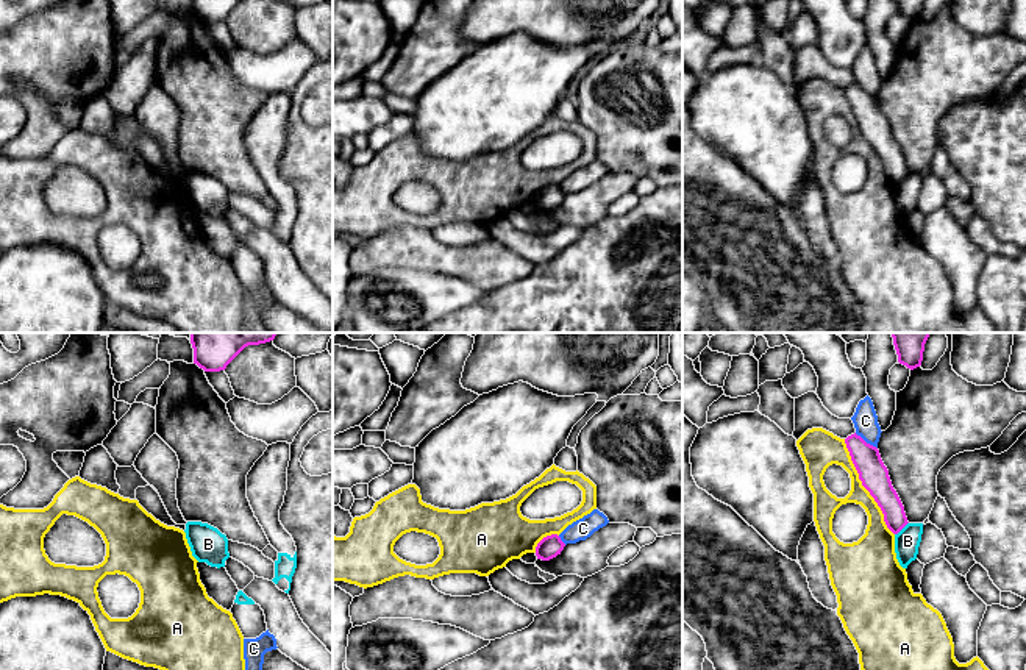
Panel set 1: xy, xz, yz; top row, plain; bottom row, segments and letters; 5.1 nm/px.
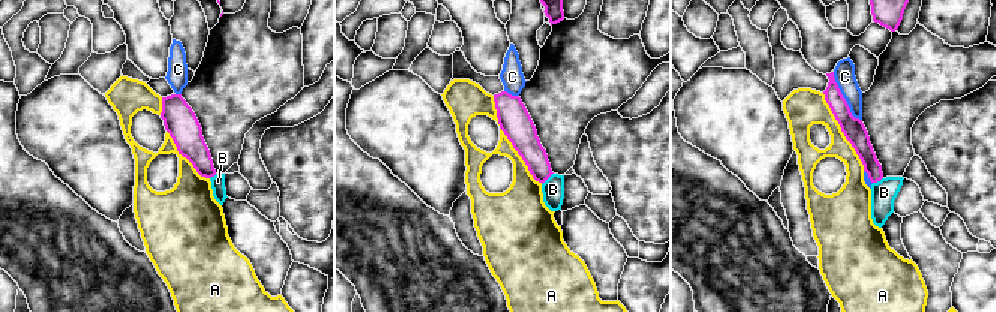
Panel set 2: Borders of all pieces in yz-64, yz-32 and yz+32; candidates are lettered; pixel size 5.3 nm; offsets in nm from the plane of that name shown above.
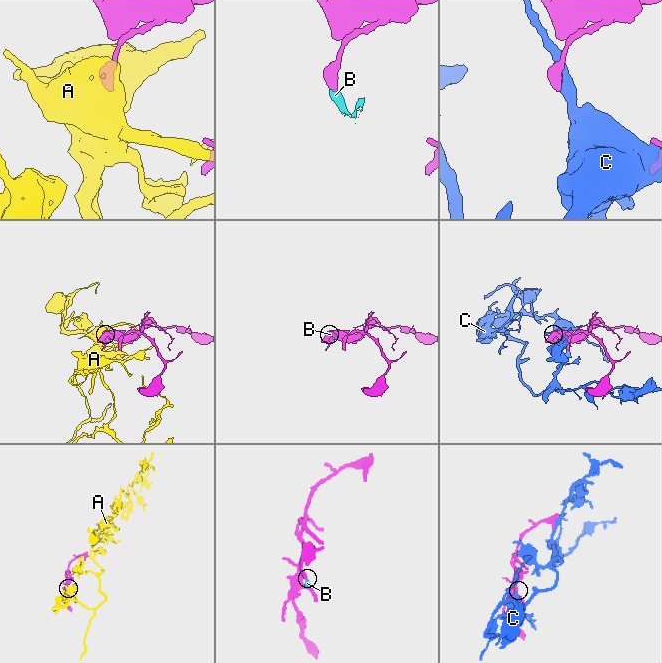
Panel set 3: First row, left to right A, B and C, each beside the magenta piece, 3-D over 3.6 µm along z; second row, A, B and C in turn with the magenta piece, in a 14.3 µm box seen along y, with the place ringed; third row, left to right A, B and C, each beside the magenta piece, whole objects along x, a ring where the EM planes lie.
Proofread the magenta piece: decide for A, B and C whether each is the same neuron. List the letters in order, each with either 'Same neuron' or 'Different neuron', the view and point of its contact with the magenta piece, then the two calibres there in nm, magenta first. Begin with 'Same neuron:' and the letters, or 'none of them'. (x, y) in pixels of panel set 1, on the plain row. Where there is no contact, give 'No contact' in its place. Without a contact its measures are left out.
Same neuron: none of them
A: Different neuron. Touches magenta at yz (864, 136). Thickness 150 nm (magenta) against 140 nm
B: Different neuron. Touches magenta at yz (901, 178). Thickness 130 nm (magenta) against 130 nm
C: Different neuron. Touches magenta at yz (864, 91). Thickness 150 nm (magenta) against 130 nm

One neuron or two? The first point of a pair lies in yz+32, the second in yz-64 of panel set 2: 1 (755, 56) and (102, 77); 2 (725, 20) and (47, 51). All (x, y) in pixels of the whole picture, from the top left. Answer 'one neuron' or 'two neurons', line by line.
1: one neuron
2: one neuron

